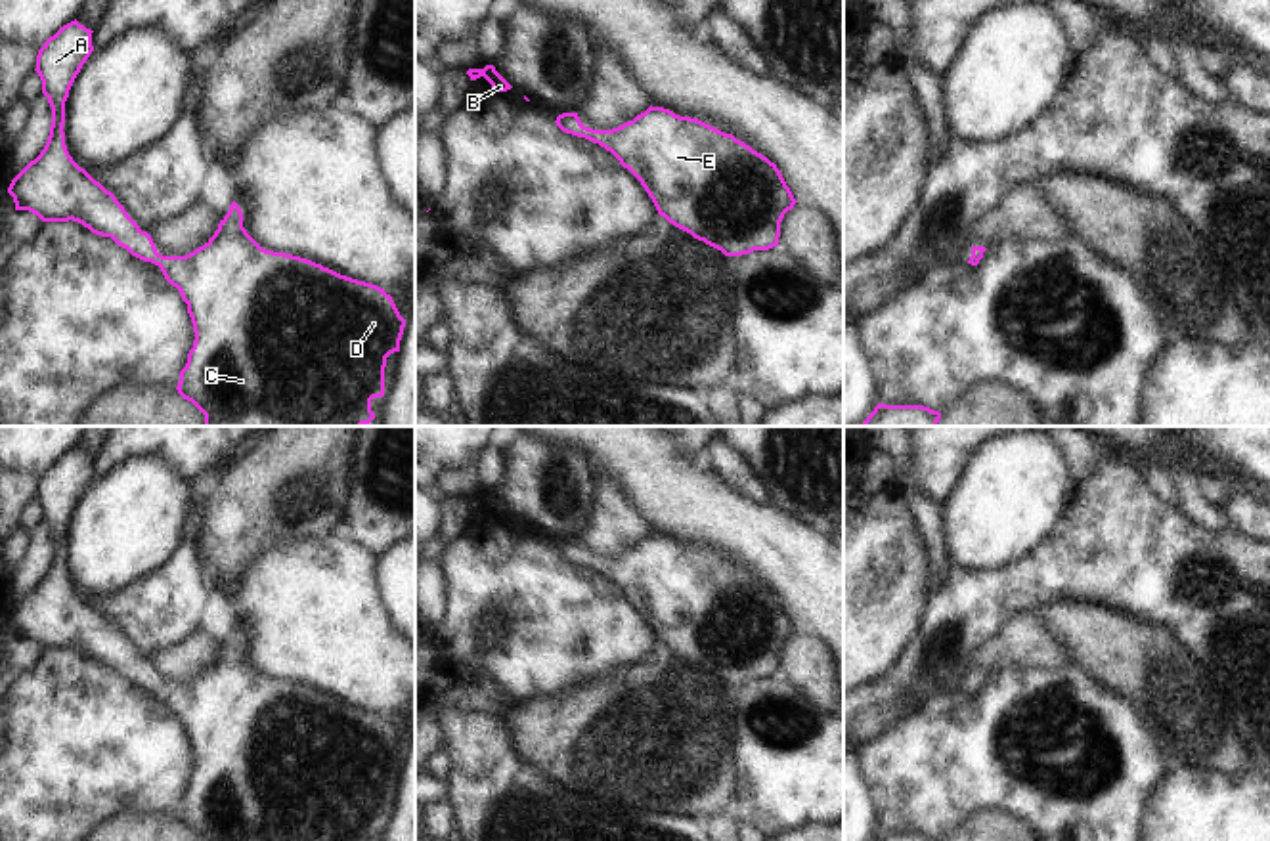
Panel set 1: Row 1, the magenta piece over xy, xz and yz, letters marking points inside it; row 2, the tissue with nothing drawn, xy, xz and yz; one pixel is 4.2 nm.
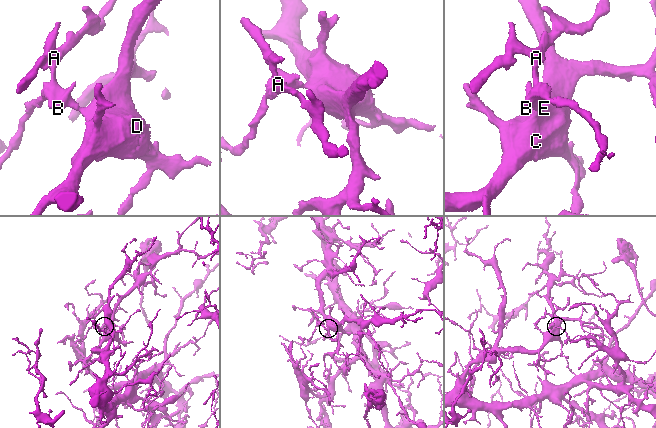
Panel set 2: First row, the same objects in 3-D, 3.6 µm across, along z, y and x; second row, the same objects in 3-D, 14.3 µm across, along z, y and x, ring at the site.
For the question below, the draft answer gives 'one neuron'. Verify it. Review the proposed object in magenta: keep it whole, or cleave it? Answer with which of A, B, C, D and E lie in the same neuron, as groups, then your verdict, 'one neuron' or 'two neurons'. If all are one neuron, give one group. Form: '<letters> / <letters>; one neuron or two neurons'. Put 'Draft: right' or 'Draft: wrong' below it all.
A B C D E; one neuron
Draft: right

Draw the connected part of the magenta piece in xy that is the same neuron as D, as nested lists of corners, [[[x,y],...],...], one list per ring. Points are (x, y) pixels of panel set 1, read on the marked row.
[[[75,19],[38,50],[34,71],[52,107],[52,126],[40,155],[8,187],[15,210],[29,210],[42,222],[78,222],[161,268],[187,304],[195,333],[176,390],[205,415],[205,426],[369,424],[375,419],[371,399],[384,396],[386,357],[400,352],[405,327],[392,296],[312,260],[262,248],[243,227],[235,201],[203,247],[186,256],[159,254],[151,235],[73,161],[65,145],[65,101],[94,52],[92,32]]]

